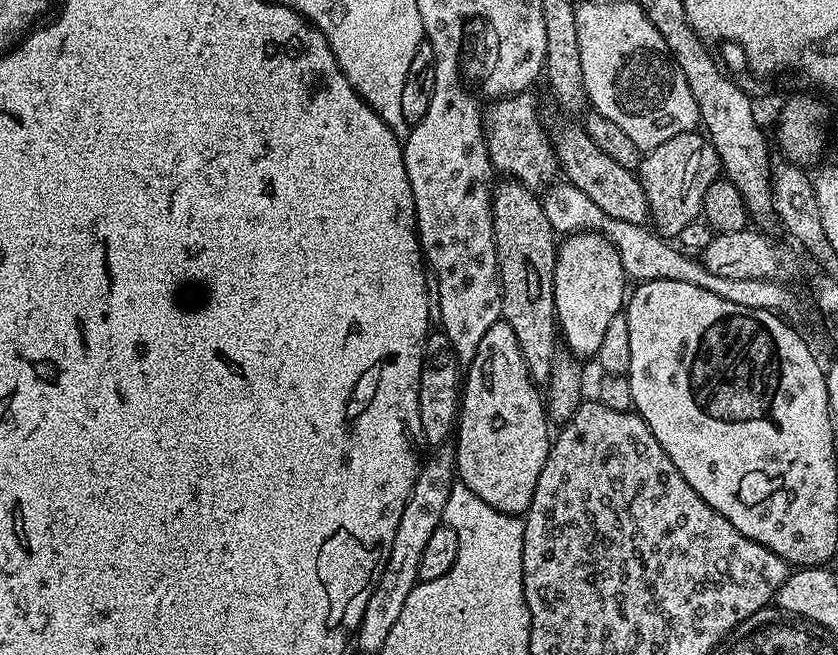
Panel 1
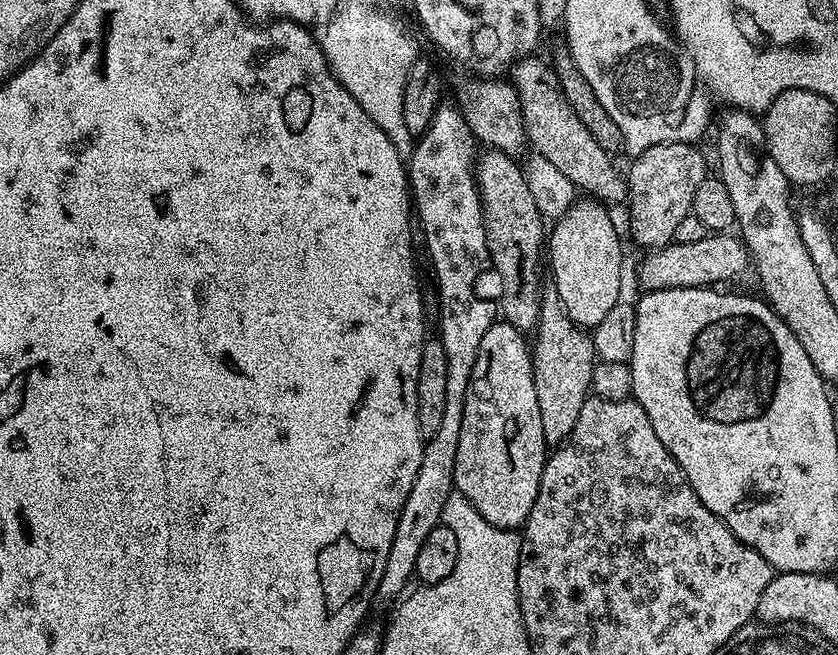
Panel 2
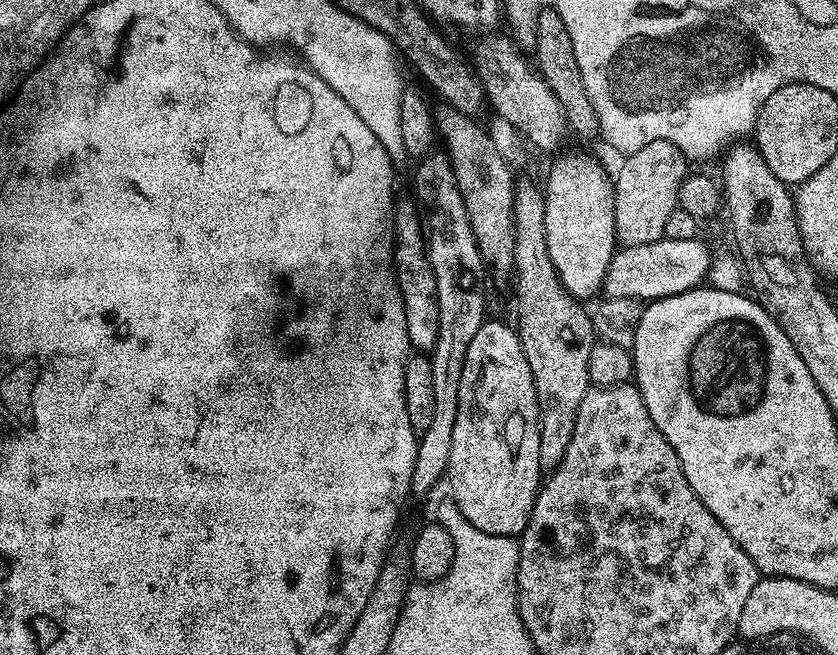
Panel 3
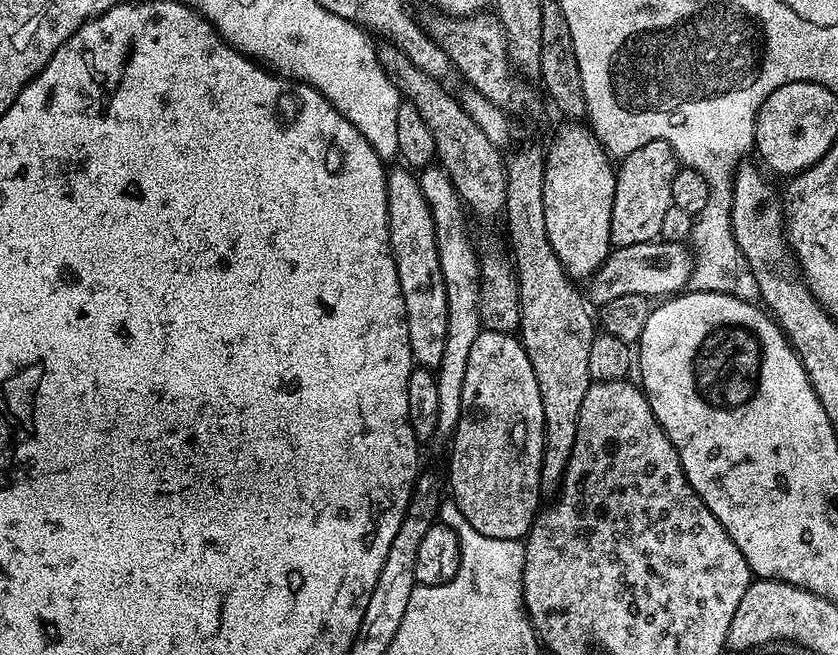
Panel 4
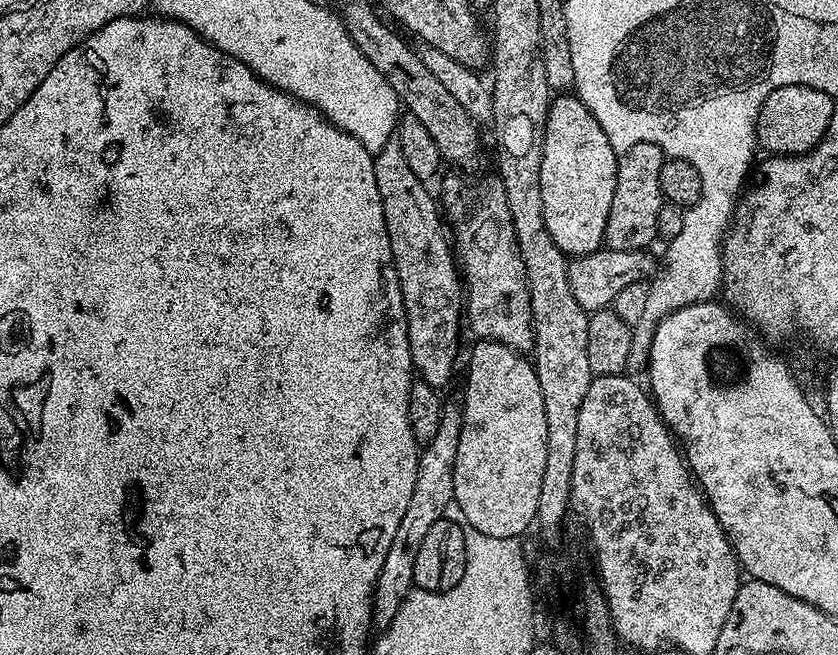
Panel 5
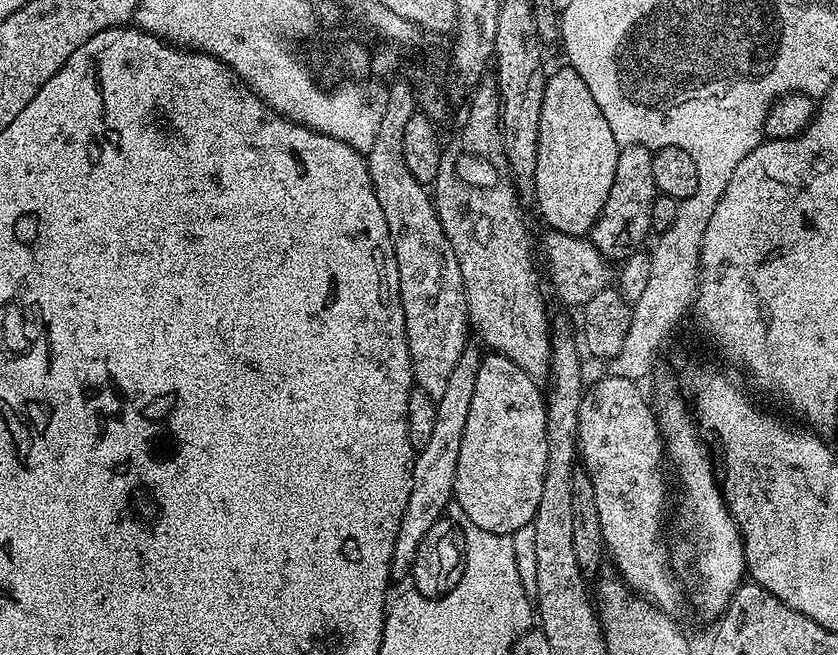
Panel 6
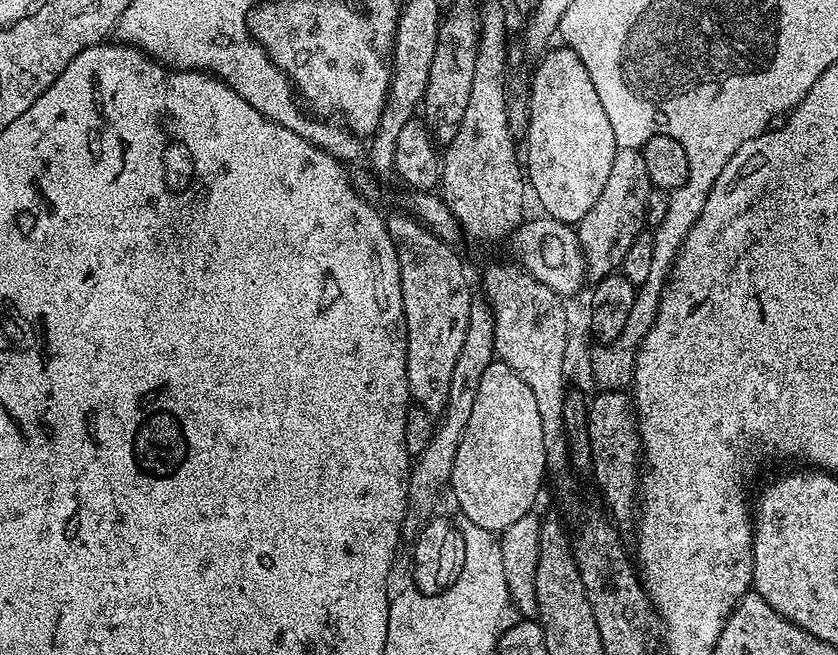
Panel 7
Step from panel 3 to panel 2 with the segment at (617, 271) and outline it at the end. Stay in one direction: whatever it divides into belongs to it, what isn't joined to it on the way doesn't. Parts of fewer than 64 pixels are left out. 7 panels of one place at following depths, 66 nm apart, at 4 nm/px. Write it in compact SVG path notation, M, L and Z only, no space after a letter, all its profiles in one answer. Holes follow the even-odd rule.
M710 234L702 242L675 242L665 244L647 253L640 264L641 289L653 288L698 288L720 286L723 280L732 280L744 267L749 267L750 257L744 241L736 234Z

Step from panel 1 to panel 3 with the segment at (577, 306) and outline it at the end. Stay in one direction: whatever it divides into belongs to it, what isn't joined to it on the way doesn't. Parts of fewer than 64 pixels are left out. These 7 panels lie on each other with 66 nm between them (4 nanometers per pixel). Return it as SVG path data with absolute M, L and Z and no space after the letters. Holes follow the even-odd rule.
M560 160L552 168L548 190L543 195L546 206L546 250L550 250L550 262L554 262L554 270L558 270L558 278L565 290L577 300L588 302L595 292L603 289L612 256L618 250L614 222L616 189L613 181L596 164L583 164L580 160L567 164Z

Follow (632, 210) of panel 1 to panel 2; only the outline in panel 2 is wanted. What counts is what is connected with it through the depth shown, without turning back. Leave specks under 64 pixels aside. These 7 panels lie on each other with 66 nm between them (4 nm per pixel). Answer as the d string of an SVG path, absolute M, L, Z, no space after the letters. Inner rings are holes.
M535 55L525 56L517 59L510 68L510 83L520 99L527 143L589 197L605 206L623 205L628 199L625 173L612 165L613 157L602 146L598 146L598 142L594 142L594 134L582 126L582 118L574 114L570 102L566 102L566 96L562 94L562 86L555 71L536 59Z

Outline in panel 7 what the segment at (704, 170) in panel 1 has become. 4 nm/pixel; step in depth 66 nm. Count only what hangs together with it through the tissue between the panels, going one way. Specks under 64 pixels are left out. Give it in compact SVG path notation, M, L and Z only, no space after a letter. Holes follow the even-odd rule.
M617 148L606 187L598 194L598 202L578 225L584 267L589 281L595 282L613 275L621 267L626 252L646 225L646 198L652 193L652 179L646 170L646 158L638 148Z

